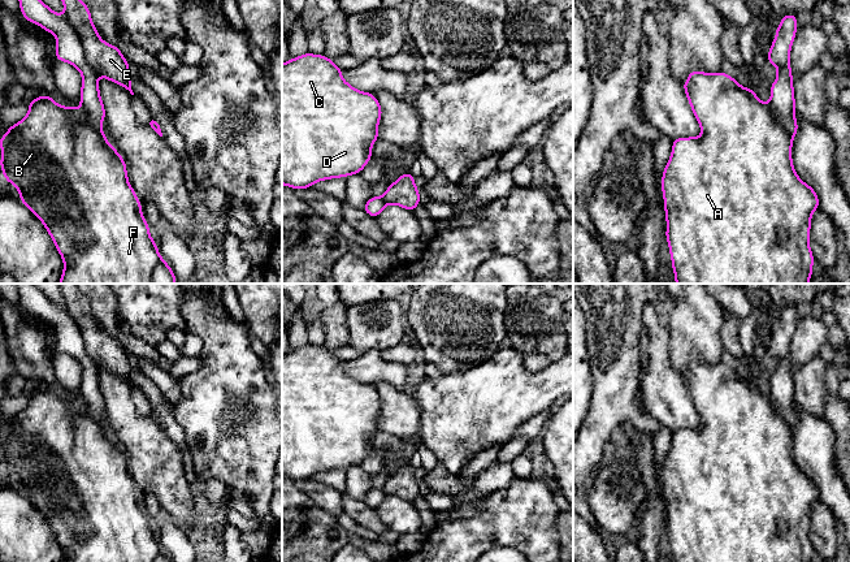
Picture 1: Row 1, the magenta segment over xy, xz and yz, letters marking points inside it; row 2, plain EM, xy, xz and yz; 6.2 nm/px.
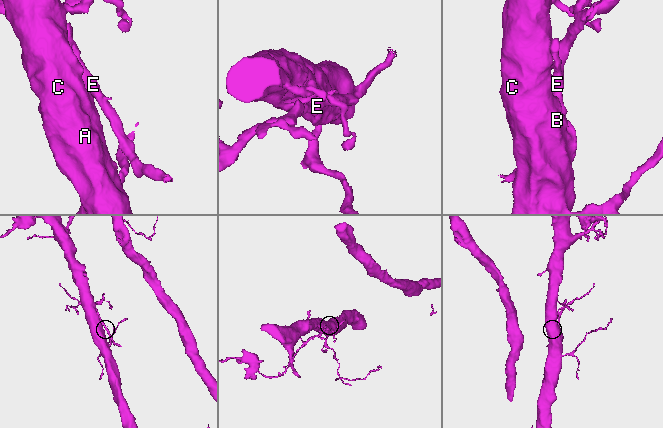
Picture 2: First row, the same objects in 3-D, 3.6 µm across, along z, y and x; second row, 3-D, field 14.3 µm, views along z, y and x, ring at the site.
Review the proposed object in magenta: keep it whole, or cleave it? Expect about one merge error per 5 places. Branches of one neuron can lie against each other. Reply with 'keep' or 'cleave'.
keep

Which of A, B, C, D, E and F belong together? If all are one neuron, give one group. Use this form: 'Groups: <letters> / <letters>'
Groups: A B C D E F

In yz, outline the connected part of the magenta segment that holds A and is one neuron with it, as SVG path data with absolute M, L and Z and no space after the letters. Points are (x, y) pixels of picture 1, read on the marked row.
M785 14L781 23L777 26L772 47L766 55L767 60L777 68L777 78L769 88L771 100L768 104L763 103L755 95L755 90L742 87L733 77L723 72L703 73L691 70L686 82L682 83L690 108L702 129L702 135L672 140L672 154L664 168L660 182L667 220L665 238L668 241L676 284L808 284L812 276L812 264L815 259L808 245L810 225L814 211L820 208L819 198L815 190L798 177L792 160L792 146L798 131L798 124L794 113L795 100L789 56L795 39L797 27L797 16Z

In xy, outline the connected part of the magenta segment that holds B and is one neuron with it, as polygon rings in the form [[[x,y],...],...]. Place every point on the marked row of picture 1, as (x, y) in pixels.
[[[42,0],[18,1],[25,20],[55,35],[56,60],[71,64],[82,74],[79,109],[74,105],[61,107],[52,96],[38,96],[29,104],[26,117],[12,125],[0,138],[4,178],[18,189],[21,202],[43,222],[64,260],[58,284],[175,284],[177,277],[151,238],[142,204],[127,180],[126,163],[101,130],[105,109],[97,79],[101,75],[134,95],[129,62],[117,46],[110,46],[99,36],[90,9],[82,0],[61,0],[64,14],[55,13]]]

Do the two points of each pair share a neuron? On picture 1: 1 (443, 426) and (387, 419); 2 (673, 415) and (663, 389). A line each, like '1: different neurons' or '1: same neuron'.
1: different neurons
2: same neuron

